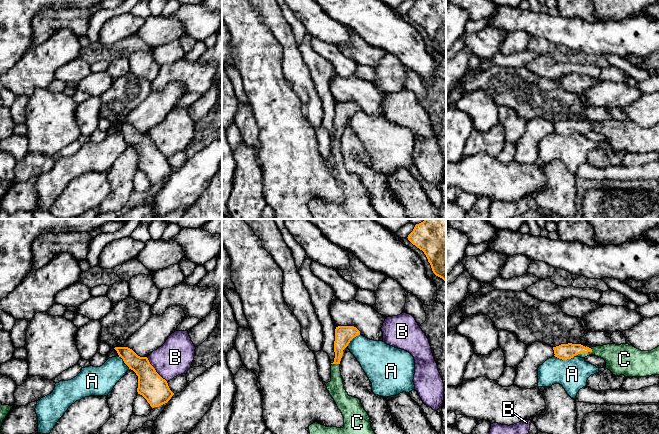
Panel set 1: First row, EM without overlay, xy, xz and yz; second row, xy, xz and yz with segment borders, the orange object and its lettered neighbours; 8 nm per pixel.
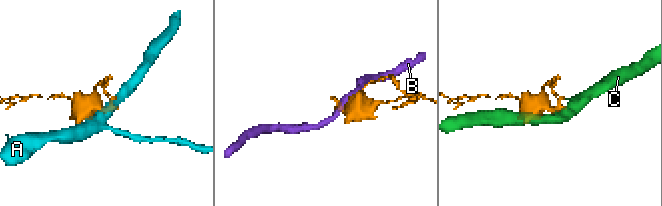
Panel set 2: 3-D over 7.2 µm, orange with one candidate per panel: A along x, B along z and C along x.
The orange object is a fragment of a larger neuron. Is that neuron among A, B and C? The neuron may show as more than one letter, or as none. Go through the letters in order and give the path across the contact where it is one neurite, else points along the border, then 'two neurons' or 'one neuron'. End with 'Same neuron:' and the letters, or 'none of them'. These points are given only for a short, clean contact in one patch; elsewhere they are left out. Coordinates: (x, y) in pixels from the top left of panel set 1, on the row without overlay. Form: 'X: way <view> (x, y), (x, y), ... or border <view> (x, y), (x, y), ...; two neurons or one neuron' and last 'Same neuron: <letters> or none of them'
A: two neurons
B: two neurons
C: way yz (564, 127), (582, 128), (606, 127), (613, 130); one neuron
Same neuron: C

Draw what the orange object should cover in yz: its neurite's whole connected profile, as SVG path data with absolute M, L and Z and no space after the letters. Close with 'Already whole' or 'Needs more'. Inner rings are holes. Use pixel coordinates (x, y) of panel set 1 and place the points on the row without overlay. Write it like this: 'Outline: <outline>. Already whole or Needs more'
Outline: M568 119L553 123L553 126L554 132L562 136L571 135L573 133L585 134L589 131L601 133L606 138L605 145L610 146L615 152L646 153L659 151L659 122L651 127L641 127L629 120L607 120L589 124L581 120Z. Needs more

